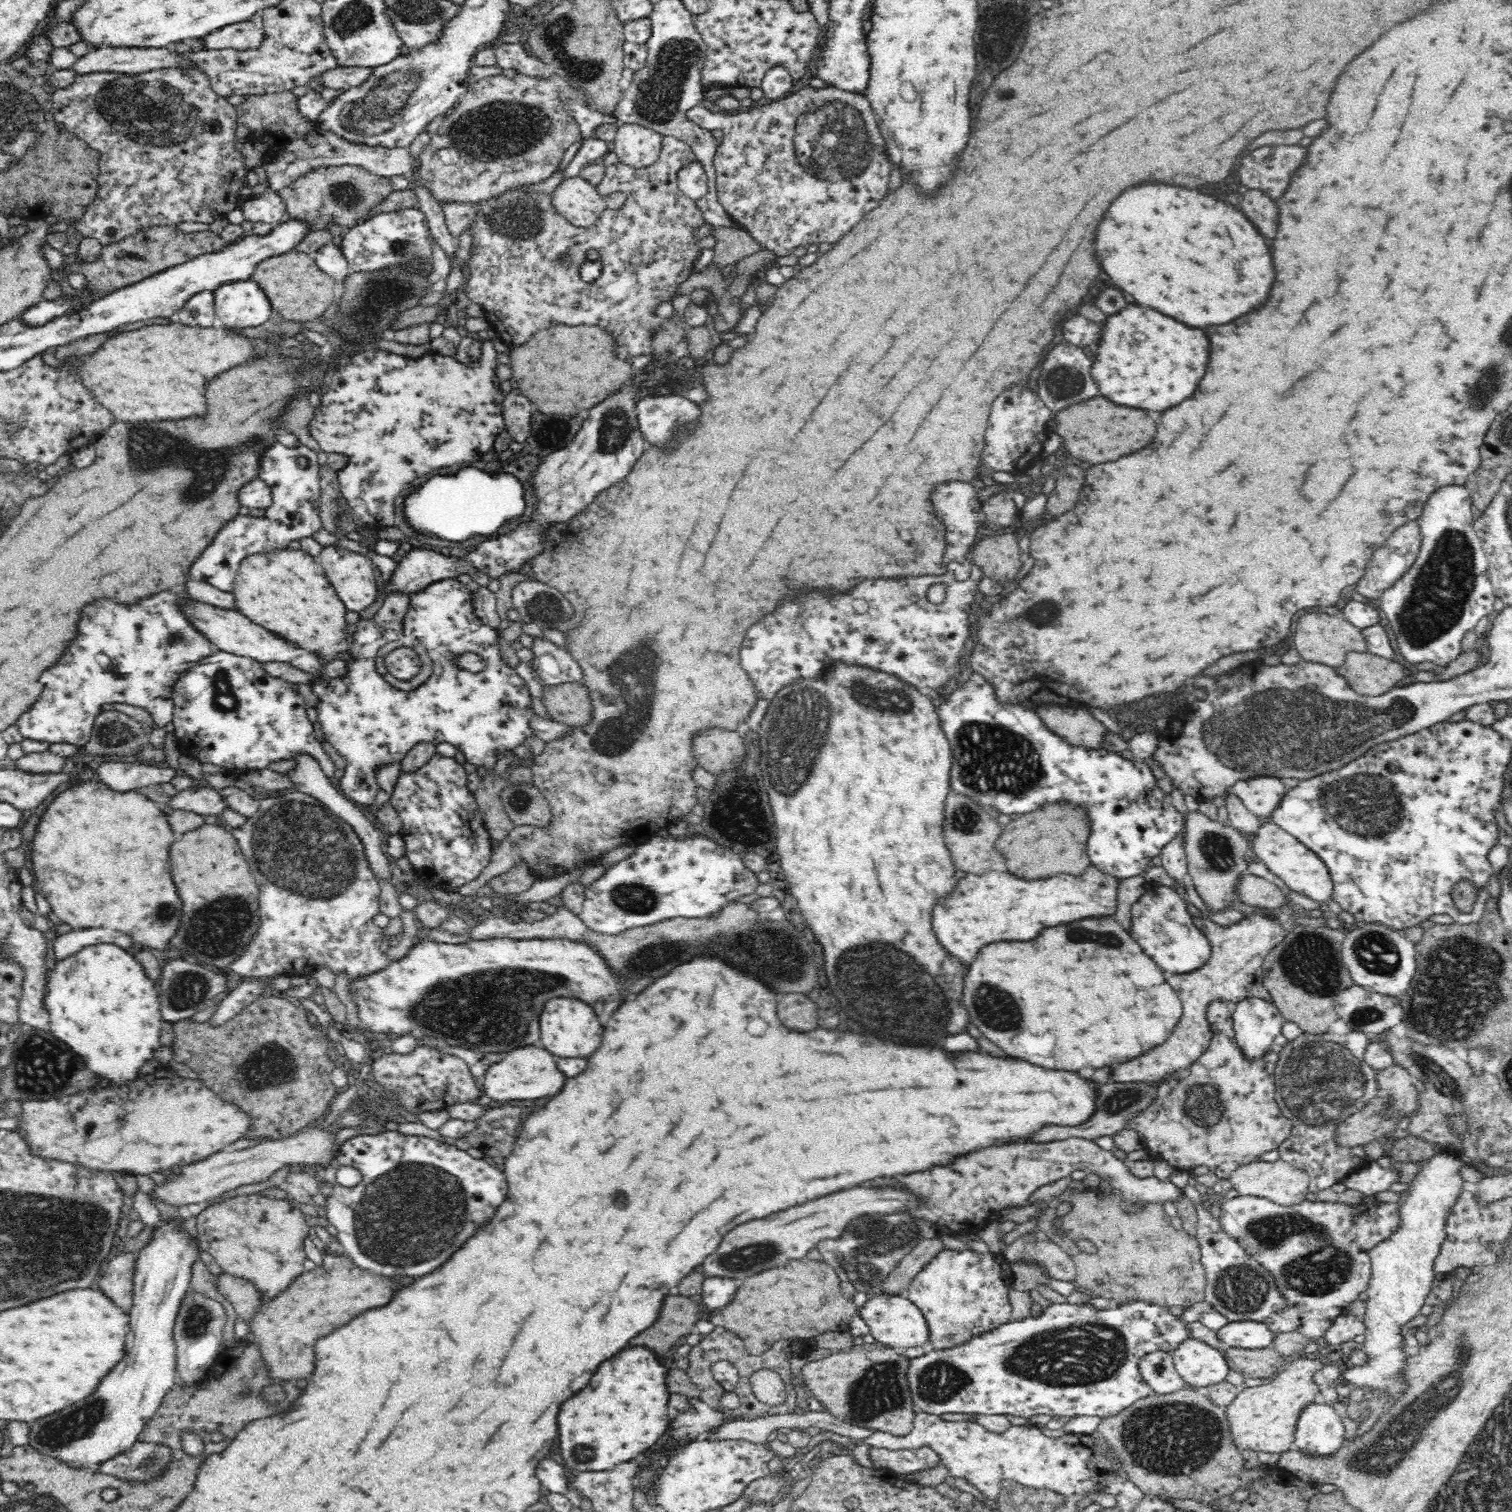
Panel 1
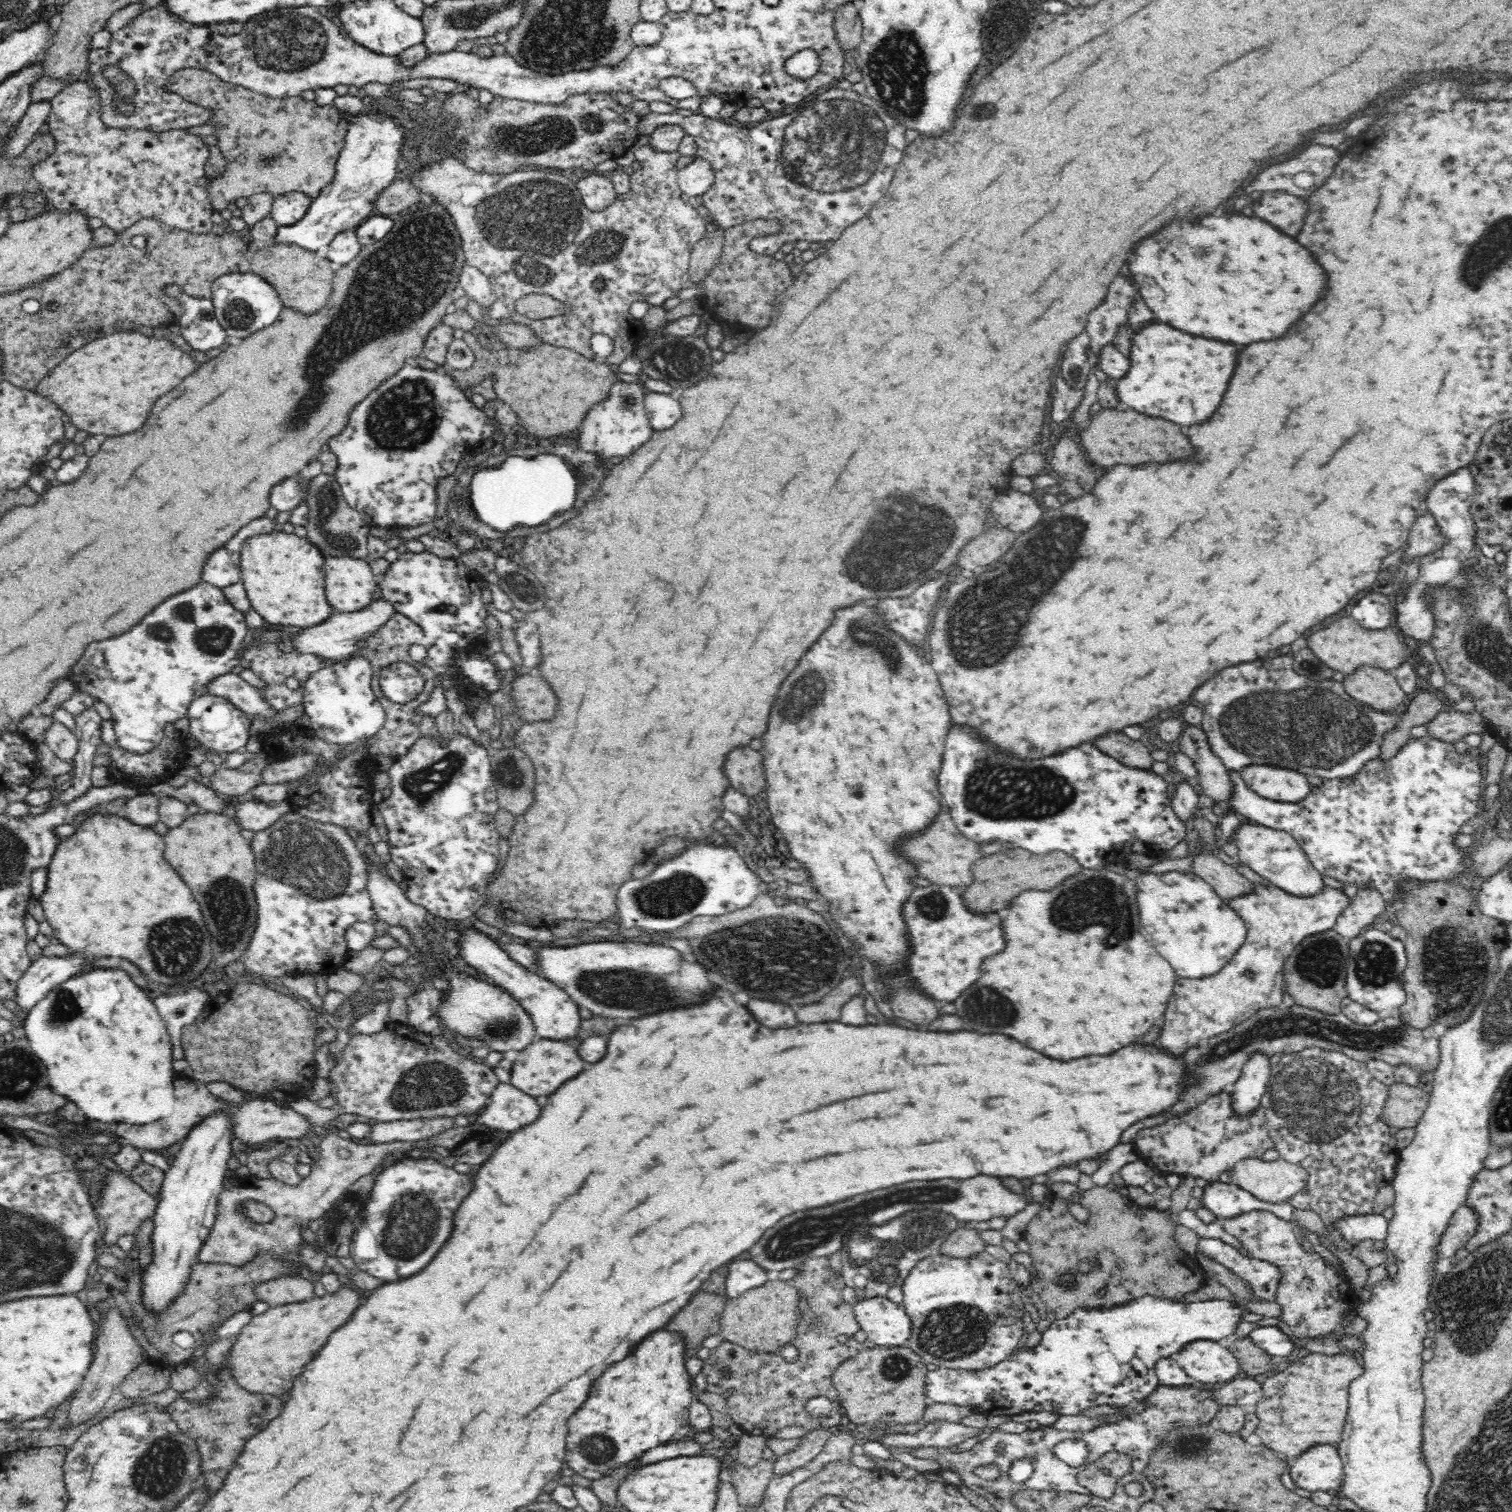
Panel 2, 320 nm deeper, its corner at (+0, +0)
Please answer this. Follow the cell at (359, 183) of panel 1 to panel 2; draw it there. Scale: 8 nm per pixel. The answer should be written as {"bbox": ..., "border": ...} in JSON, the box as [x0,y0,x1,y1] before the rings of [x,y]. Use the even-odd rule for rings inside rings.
{"bbox":[167,69,348,212],"border":[[[180,69],[168,78],[167,84],[170,92],[215,110],[210,124],[217,129],[217,145],[227,164],[222,176],[210,180],[214,211],[221,212],[237,198],[261,192],[275,196],[300,192],[313,199],[335,177],[348,122],[334,104],[318,106],[300,95],[286,99],[266,97],[200,69]]]}

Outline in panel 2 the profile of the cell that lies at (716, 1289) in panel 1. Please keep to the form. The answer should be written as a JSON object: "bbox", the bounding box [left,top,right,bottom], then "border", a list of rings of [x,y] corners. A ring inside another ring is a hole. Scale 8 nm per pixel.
{"bbox":[726,1260,768,1299],"border":[[[748,1260],[734,1262],[728,1266],[726,1272],[726,1296],[735,1299],[747,1290],[760,1286],[768,1280],[768,1272]]]}

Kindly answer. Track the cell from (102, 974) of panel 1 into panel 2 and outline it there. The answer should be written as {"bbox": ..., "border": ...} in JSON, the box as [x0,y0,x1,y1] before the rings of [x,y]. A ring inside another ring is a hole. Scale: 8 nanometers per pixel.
{"bbox":[21,968,174,1124],"border":[[[86,968],[82,970],[78,975],[74,975],[72,978],[65,980],[55,986],[43,999],[40,999],[27,1013],[24,1020],[21,1032],[28,1039],[28,1048],[34,1052],[34,1054],[48,1066],[50,1070],[50,1082],[54,1086],[56,1092],[60,1094],[66,1094],[72,1102],[76,1102],[82,1112],[88,1116],[88,1118],[94,1118],[94,1120],[102,1120],[102,1122],[126,1122],[126,1124],[148,1124],[148,1122],[154,1122],[158,1118],[164,1118],[170,1114],[170,1110],[173,1110],[174,1106],[174,1069],[172,1067],[172,1044],[170,1044],[170,1038],[168,1038],[168,1032],[166,1032],[166,1024],[164,1020],[160,1018],[160,1014],[156,1012],[156,1006],[152,1004],[152,1000],[142,992],[140,986],[136,986],[132,982],[132,978],[128,976],[126,970],[120,970],[120,968]]]}

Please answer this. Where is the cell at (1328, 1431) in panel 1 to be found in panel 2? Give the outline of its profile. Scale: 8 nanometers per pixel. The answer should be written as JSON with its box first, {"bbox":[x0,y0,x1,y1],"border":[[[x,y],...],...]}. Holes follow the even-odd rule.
{"bbox":[1288,1443,1343,1492],"border":[[[1314,1443],[1291,1459],[1288,1472],[1296,1486],[1310,1492],[1341,1489],[1343,1462],[1338,1446]]]}

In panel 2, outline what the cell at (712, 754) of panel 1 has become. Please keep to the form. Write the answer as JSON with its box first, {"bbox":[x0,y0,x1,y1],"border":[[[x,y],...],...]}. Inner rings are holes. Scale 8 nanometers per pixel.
{"bbox":[724,746,764,796],"border":[[[750,746],[734,748],[726,754],[724,774],[738,792],[752,796],[764,788],[764,770],[760,766],[760,754]]]}

